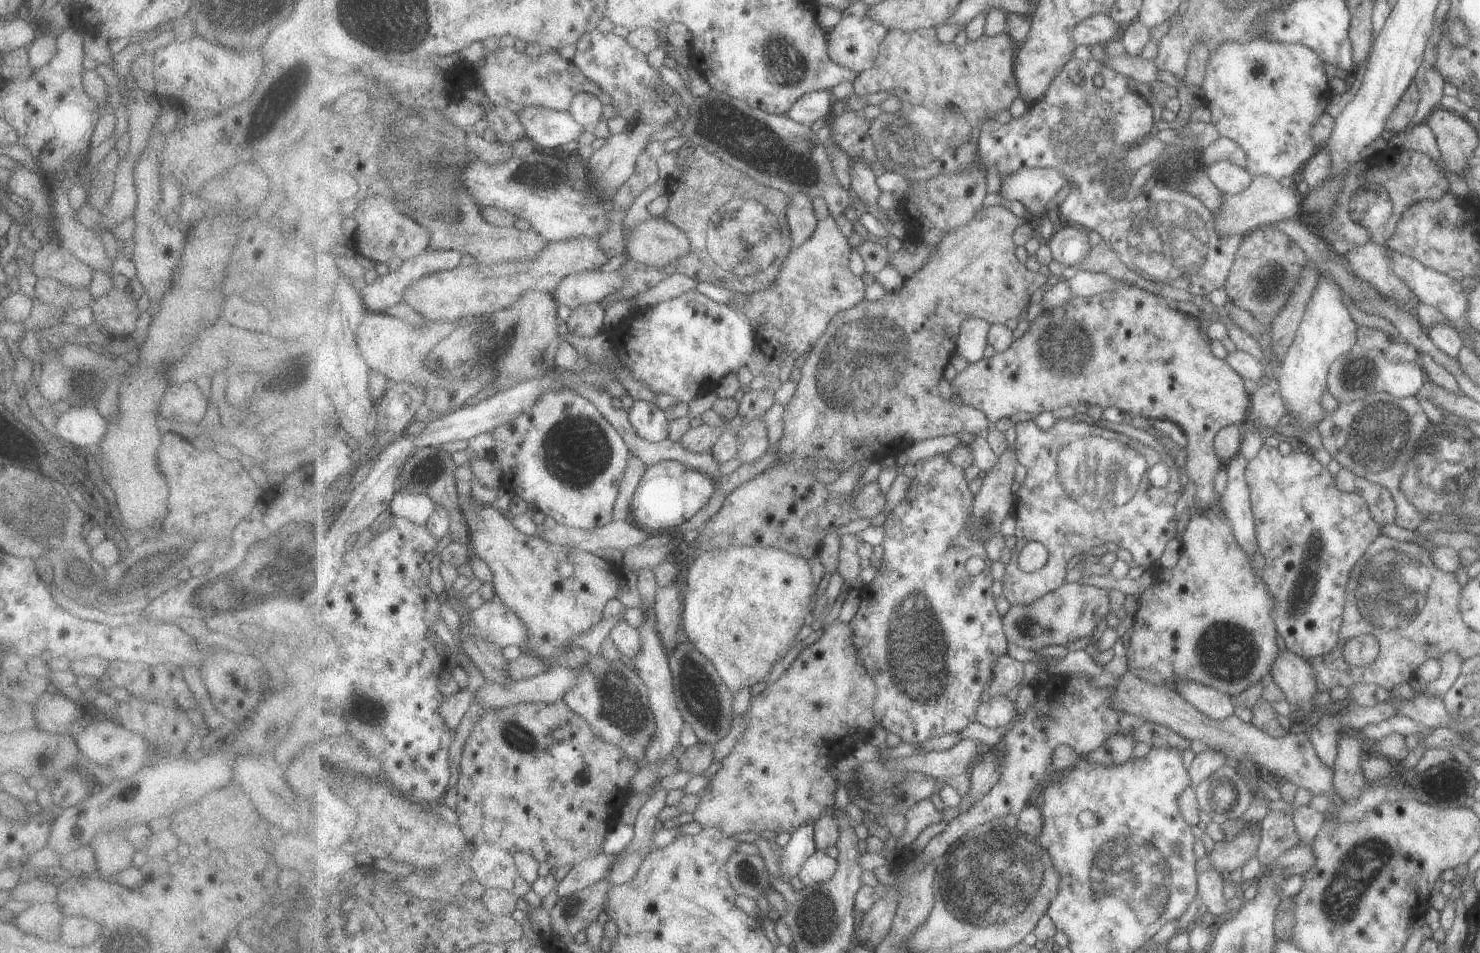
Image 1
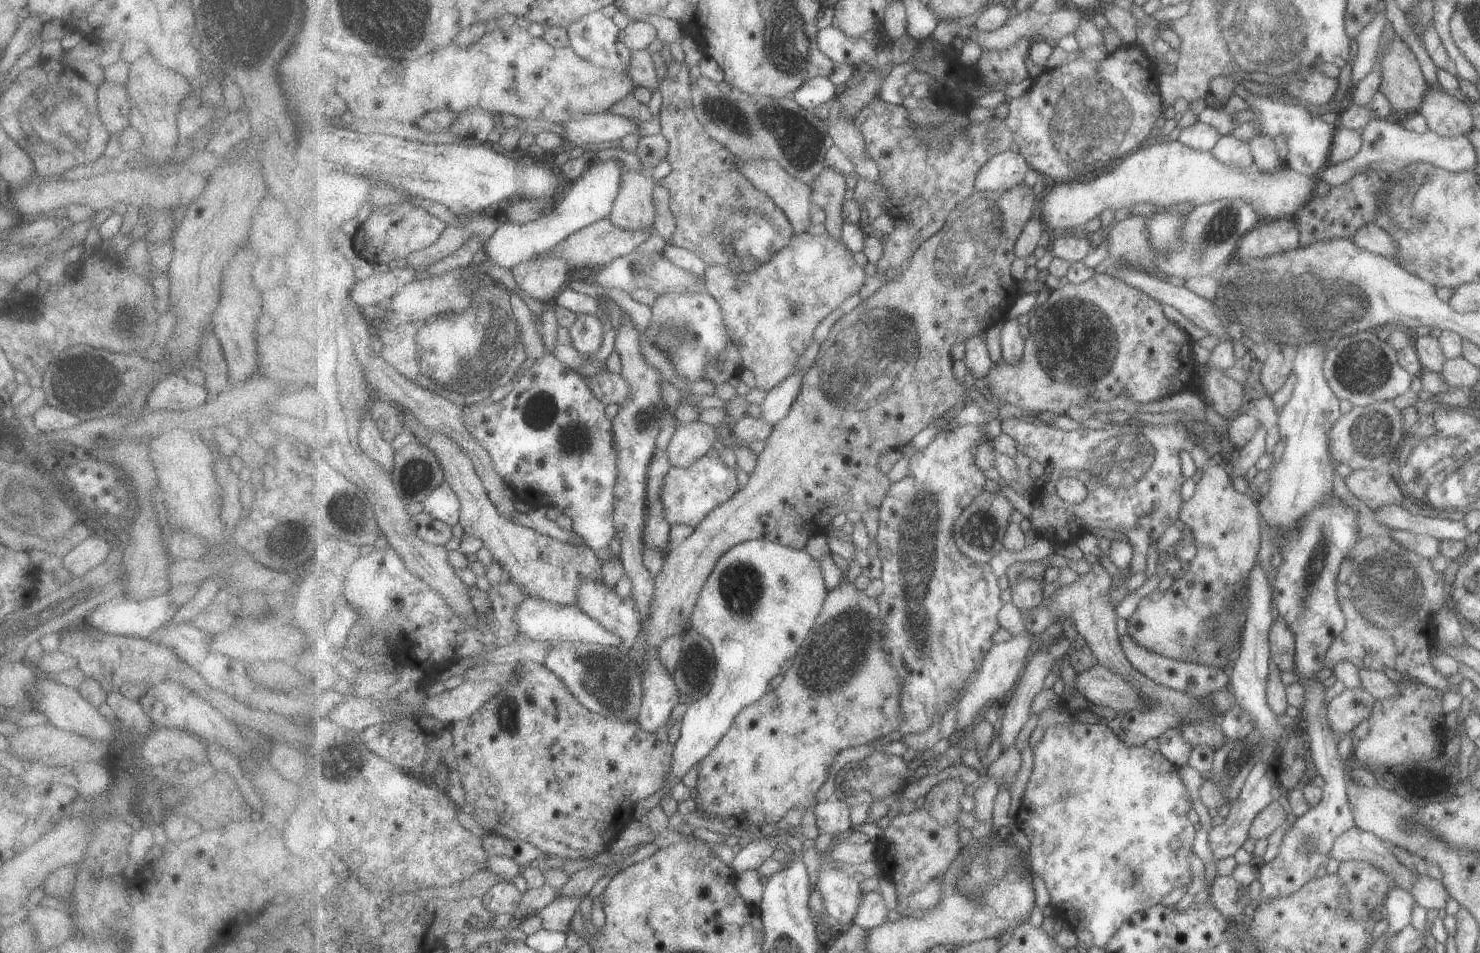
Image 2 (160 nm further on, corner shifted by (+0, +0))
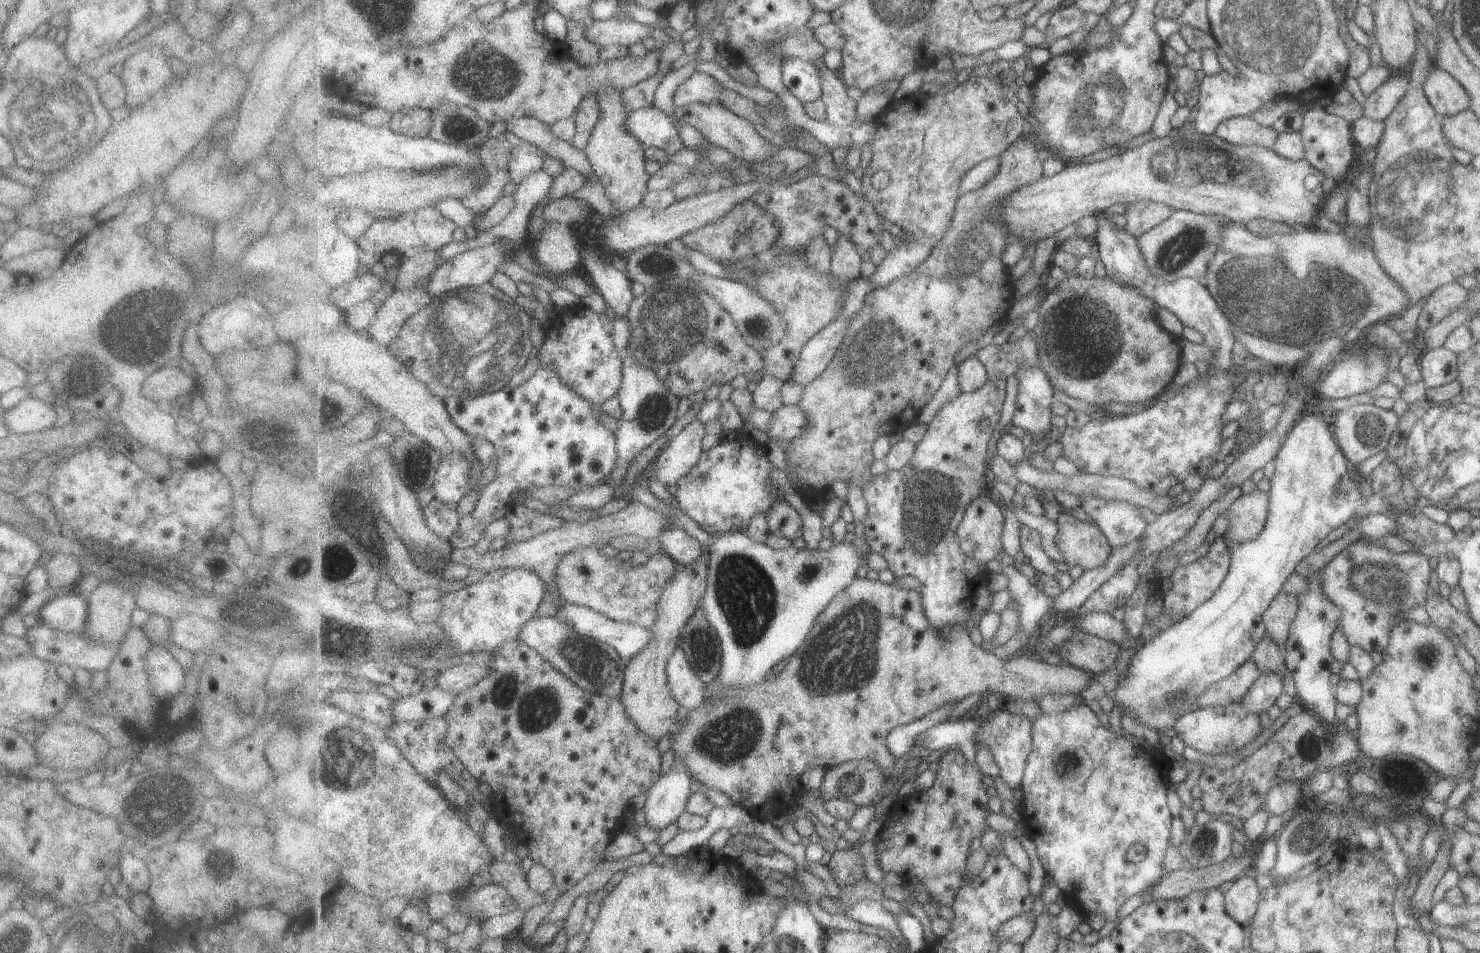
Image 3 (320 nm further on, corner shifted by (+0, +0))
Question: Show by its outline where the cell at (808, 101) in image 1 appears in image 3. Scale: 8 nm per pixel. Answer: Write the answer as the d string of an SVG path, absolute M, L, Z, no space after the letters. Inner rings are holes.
M794 57L784 66L785 86L802 102L810 103L825 95L823 78L814 61Z

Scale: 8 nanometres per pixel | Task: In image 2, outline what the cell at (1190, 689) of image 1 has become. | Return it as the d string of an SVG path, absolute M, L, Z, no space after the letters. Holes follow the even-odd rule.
M1130 633L1118 635L1118 642L1122 652L1137 671L1145 674L1148 678L1154 680L1154 682L1163 684L1165 687L1188 693L1190 696L1207 697L1214 691L1230 685L1230 675L1228 672L1218 667L1199 665L1198 663L1183 663L1182 661L1162 656L1154 651L1149 651L1142 645L1138 646Z

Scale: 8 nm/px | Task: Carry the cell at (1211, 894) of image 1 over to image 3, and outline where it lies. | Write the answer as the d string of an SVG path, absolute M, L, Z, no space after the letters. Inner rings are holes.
M1245 874L1238 876L1226 886L1226 910L1238 924L1245 927L1247 933L1261 899L1262 886L1262 879L1255 879Z

